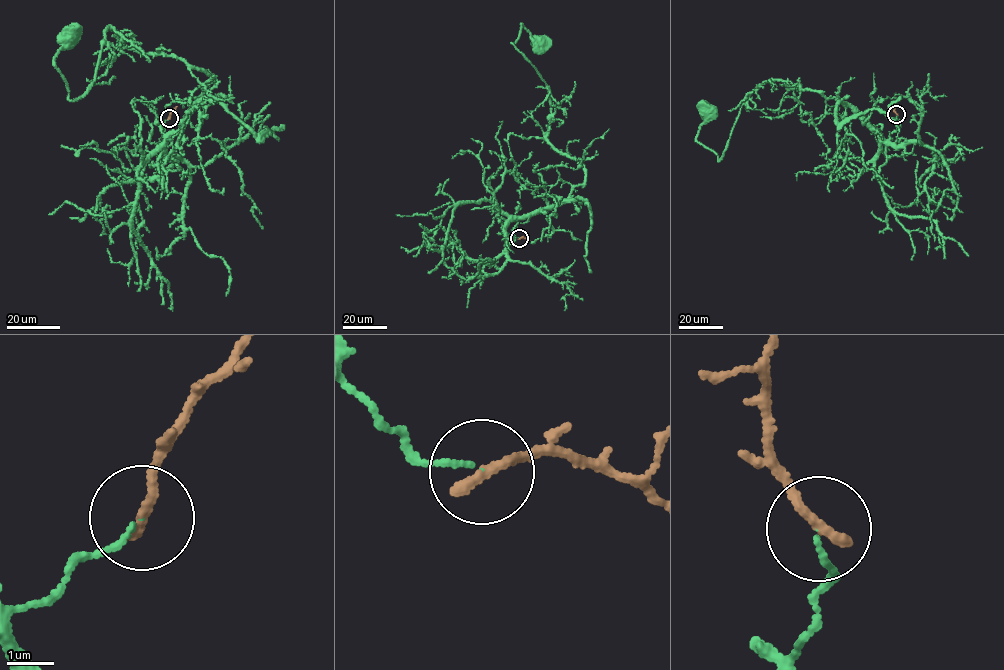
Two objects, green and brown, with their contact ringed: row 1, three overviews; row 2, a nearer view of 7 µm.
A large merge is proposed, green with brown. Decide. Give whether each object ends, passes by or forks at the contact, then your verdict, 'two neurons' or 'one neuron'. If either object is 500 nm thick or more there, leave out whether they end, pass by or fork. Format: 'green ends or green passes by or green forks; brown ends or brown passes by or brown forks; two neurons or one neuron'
green ends; brown ends; two neurons

